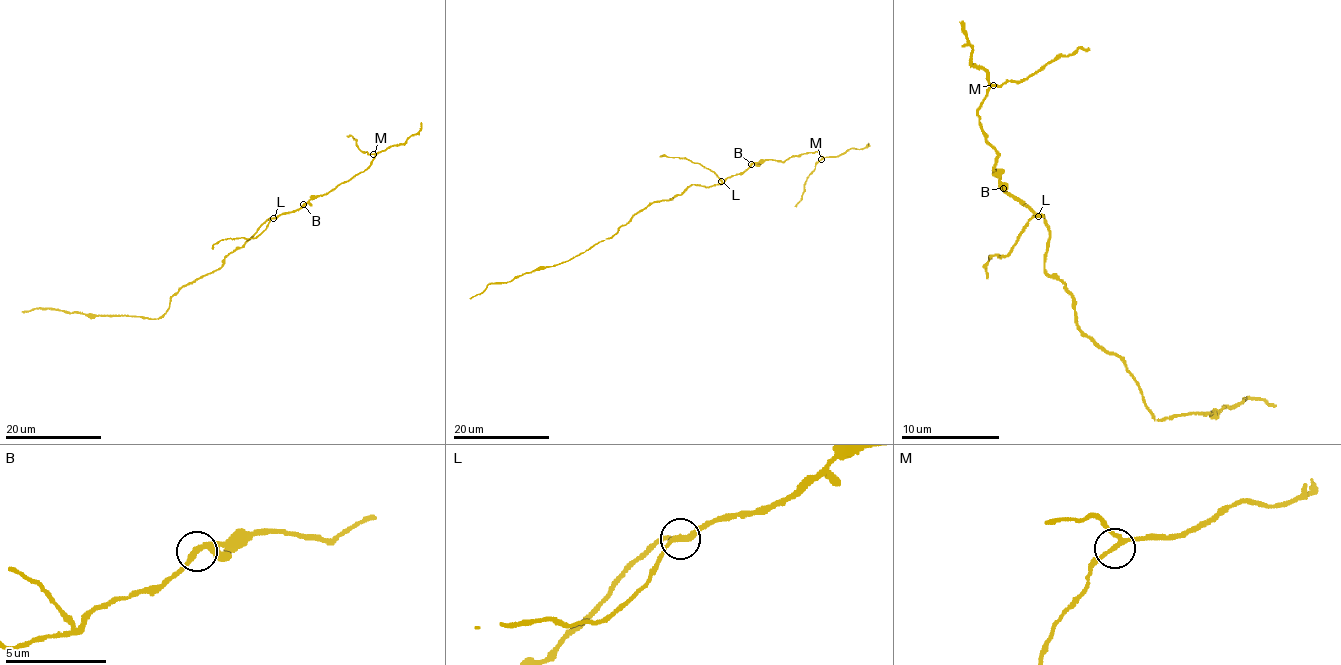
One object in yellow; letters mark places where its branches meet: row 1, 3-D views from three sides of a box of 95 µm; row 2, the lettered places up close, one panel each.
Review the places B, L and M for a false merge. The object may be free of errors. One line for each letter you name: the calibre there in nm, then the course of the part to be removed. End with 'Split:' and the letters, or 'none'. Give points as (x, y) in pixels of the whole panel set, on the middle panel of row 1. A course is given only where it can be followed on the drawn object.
L: calibre 260 nm; course (721, 181), (713, 171), (685, 158), (661, 157)
Split: L

